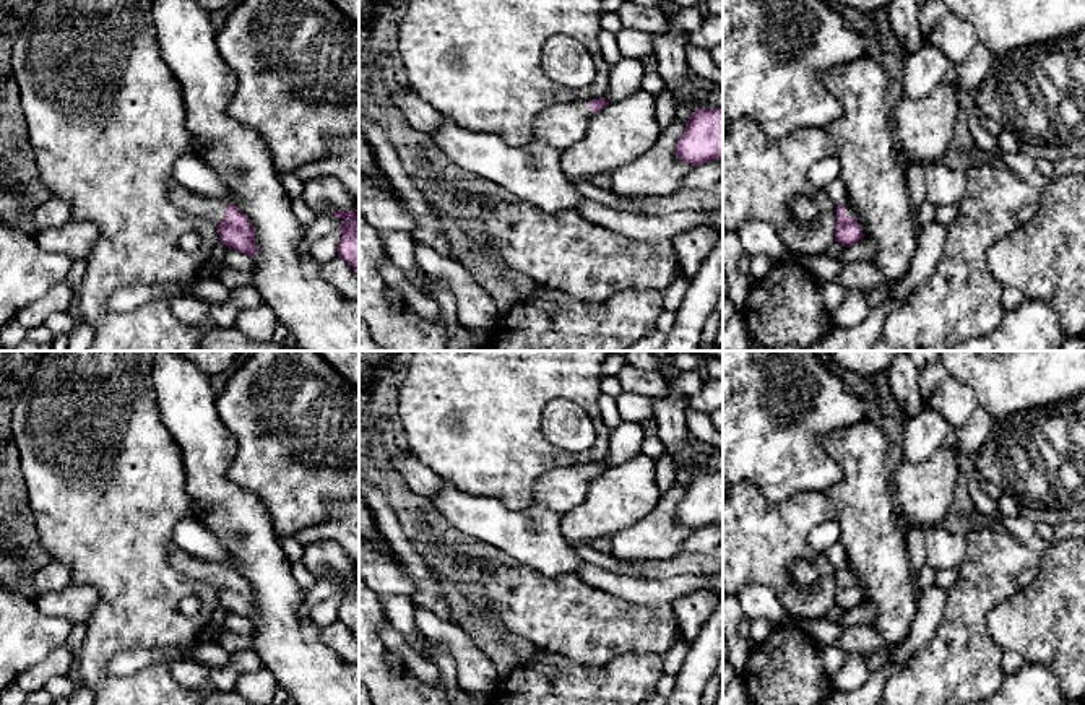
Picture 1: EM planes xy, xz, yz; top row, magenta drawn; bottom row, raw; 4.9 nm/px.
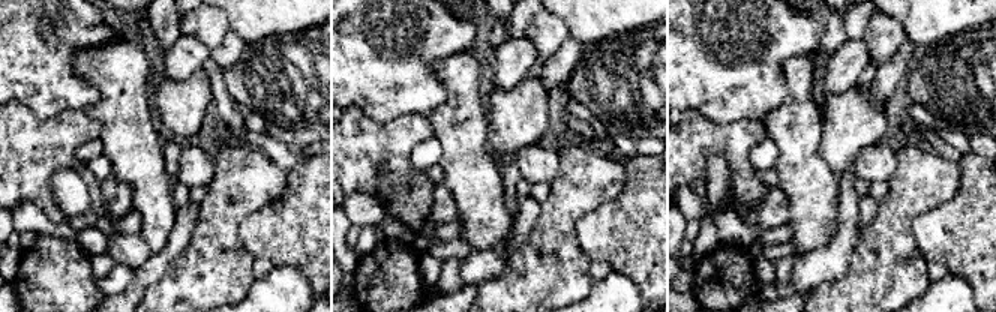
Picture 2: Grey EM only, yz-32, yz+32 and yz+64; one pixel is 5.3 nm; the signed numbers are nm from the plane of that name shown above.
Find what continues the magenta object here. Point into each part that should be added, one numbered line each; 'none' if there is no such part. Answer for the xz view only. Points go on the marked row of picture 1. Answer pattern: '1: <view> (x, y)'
1: xz (561, 125)

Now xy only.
1: xy (210, 208)

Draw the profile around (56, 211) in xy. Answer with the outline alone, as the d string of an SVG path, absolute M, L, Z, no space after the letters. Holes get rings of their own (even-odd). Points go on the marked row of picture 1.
M54 195L45 203L37 206L34 211L36 232L62 226L68 219L71 219L70 205L65 200Z

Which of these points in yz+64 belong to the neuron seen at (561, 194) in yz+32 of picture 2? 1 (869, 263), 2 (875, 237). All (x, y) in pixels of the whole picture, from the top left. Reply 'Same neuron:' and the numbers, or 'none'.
Same neuron: 1, 2

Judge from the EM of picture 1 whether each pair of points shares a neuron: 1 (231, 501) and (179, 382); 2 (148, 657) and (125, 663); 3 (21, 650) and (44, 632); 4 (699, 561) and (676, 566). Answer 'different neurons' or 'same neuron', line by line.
1: same neuron
2: same neuron
3: same neuron
4: same neuron

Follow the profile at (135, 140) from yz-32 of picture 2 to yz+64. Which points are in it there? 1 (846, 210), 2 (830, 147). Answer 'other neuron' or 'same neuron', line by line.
1: other neuron
2: other neuron

